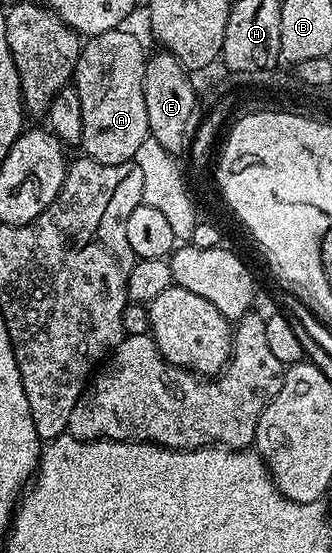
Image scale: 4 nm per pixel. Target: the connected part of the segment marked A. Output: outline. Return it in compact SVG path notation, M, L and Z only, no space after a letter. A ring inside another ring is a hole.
M119 27L87 38L72 78L83 108L81 152L105 166L133 160L140 145L150 137L143 93L148 55L141 41L132 32L124 30Z

